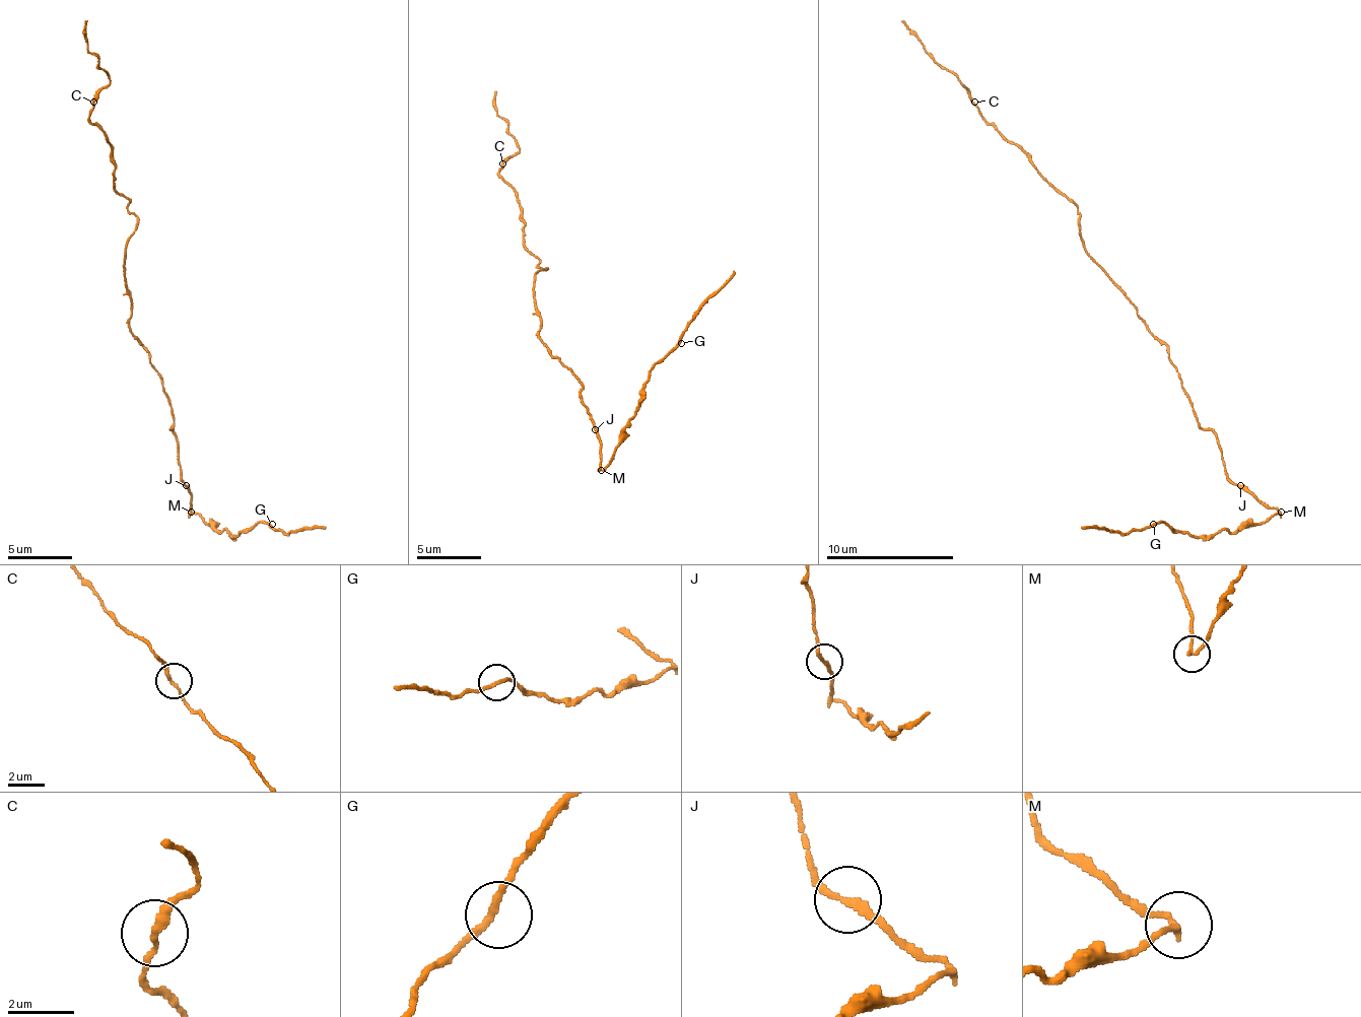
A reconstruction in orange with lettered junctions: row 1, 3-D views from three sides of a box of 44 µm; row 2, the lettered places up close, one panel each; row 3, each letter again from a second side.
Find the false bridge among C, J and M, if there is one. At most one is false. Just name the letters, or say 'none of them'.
M

